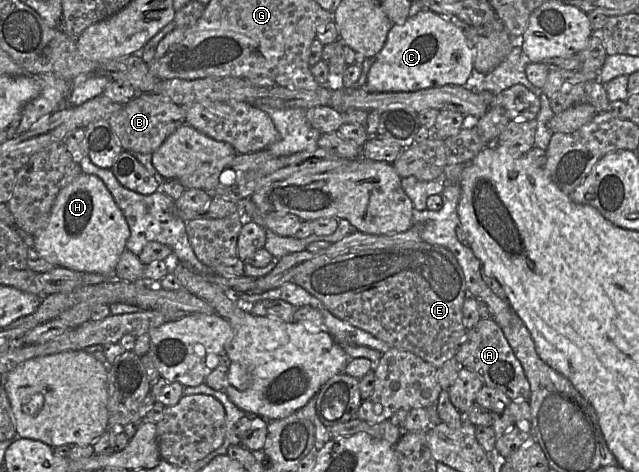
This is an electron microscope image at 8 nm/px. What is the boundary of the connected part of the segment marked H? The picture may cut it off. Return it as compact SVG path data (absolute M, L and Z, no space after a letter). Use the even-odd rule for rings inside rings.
M82 172L57 194L47 226L35 235L34 249L55 266L112 277L129 237L126 218L105 183Z

